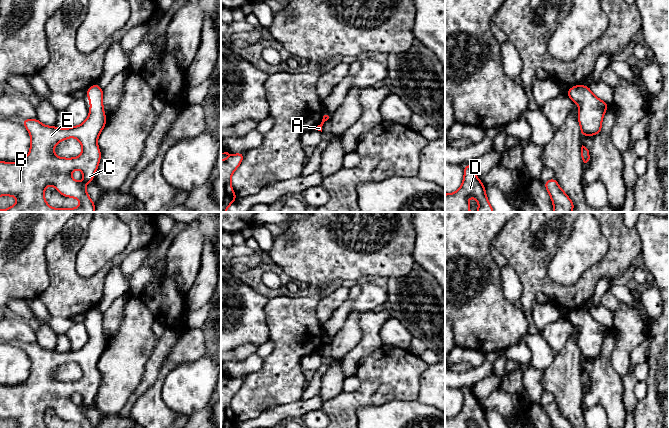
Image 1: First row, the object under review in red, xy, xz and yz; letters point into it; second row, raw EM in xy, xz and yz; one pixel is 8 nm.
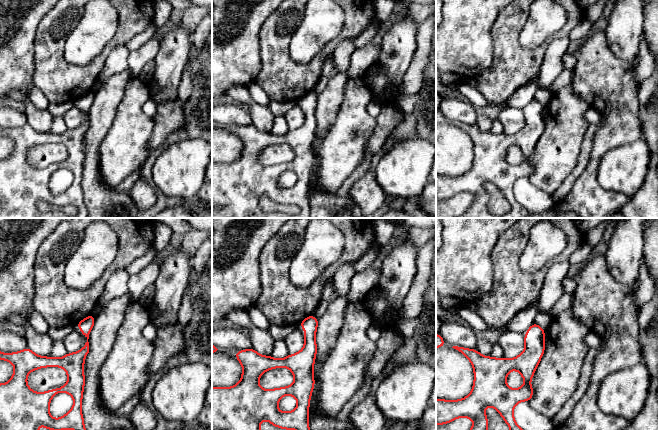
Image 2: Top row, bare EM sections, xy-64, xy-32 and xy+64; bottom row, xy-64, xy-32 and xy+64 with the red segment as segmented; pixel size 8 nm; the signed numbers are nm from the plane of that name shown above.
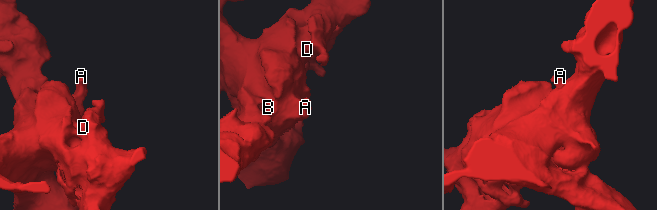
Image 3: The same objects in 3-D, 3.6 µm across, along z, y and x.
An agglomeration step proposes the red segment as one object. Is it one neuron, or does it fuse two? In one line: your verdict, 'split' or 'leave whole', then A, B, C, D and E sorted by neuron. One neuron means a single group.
leave whole; groups A B C D E

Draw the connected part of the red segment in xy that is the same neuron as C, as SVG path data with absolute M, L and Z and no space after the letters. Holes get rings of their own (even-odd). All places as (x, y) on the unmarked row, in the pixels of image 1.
M97 307L88 312L86 321L90 323L90 335L88 342L79 350L60 353L55 350L45 350L37 342L24 343L21 347L25 350L31 360L31 369L29 378L18 387L9 387L0 385L0 420L15 420L18 425L16 428L47 428L44 416L49 408L52 408L59 418L65 421L76 422L81 428L94 428L92 423L86 417L85 409L94 405L94 398L97 395L101 383L101 376L97 368L97 363L107 347L106 339L103 333L103 313ZM70 361L77 362L82 369L83 376L76 382L62 382L54 379L54 371L61 365ZM74 393L83 396L82 406L76 406L70 399Z

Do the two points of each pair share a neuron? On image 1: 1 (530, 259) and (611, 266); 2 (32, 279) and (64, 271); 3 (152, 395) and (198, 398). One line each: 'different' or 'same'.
1: same
2: different
3: different

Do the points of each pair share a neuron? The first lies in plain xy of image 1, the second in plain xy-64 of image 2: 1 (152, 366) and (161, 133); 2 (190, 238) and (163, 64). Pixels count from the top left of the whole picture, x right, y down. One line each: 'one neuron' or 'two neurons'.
1: one neuron
2: one neuron

